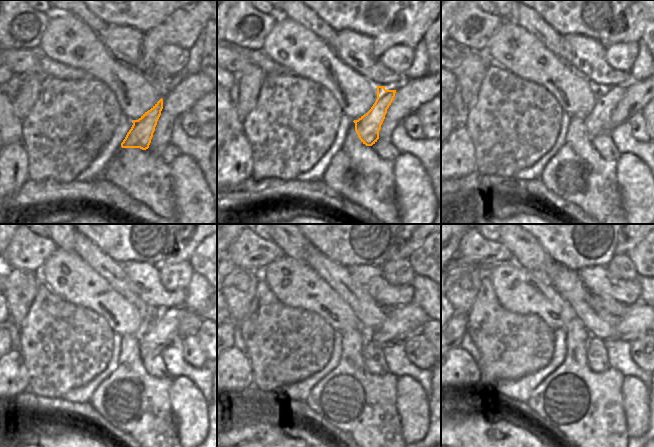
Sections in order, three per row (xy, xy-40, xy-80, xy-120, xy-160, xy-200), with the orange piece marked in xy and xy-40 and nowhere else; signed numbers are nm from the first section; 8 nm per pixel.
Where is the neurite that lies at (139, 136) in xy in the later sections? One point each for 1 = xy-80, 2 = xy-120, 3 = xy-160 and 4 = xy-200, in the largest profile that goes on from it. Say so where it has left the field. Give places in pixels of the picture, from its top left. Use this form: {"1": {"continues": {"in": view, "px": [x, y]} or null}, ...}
{"1": {"continues": {"in": "xy-80", "px": [598, 121]}}, "2": {"continues": {"in": "xy-120", "px": [162, 332]}}, "3": {"continues": {"in": "xy-160", "px": [400, 323]}}, "4": {"continues": {"in": "xy-200", "px": [638, 319]}}}

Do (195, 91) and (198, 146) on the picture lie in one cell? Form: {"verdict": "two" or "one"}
{"verdict": "two"}

